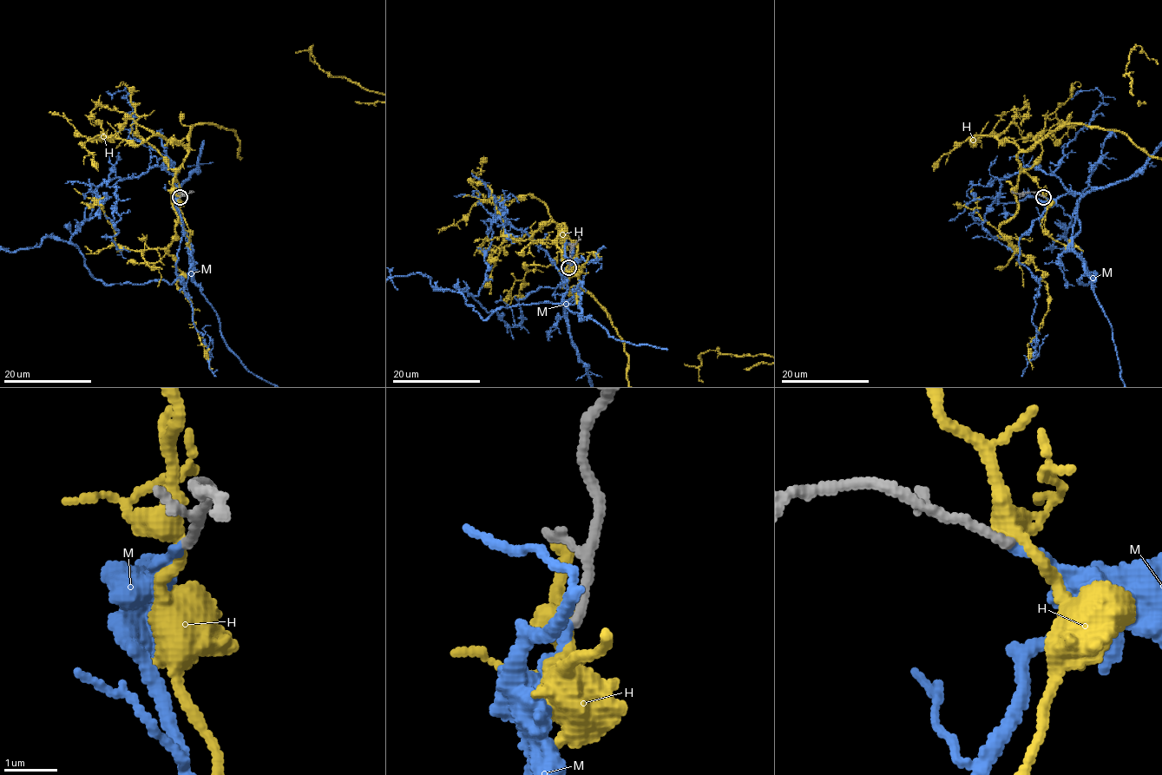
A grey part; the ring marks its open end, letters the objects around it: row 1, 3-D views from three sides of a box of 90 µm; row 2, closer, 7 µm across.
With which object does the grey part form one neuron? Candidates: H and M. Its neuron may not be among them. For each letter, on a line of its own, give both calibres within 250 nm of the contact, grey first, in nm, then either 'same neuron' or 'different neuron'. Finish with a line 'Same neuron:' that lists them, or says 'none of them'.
H: 170 nm thick on the grey side, 320 nm on the other; different neuron
M: 170 nm thick on the grey side, 170 nm on the other; same neuron
Same neuron: M

